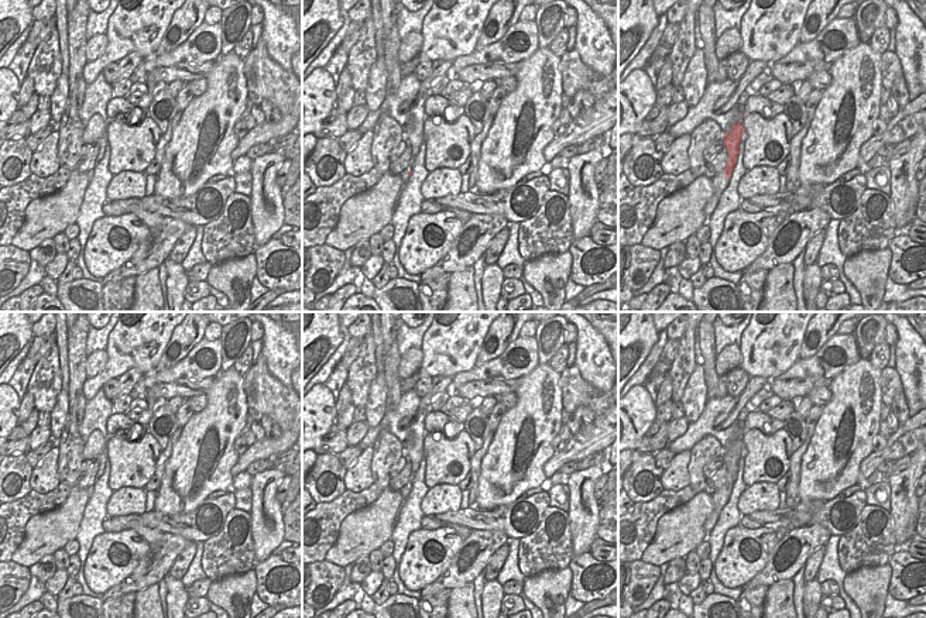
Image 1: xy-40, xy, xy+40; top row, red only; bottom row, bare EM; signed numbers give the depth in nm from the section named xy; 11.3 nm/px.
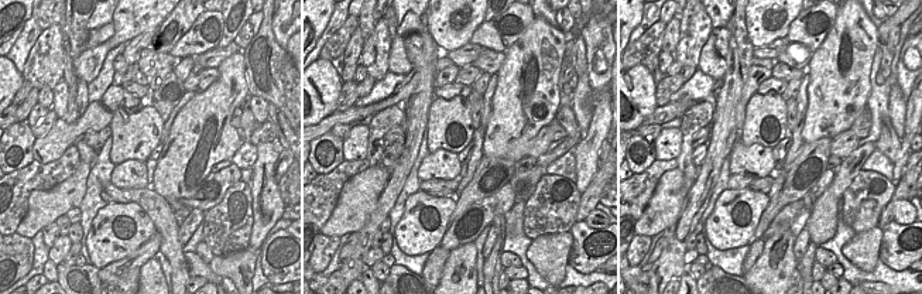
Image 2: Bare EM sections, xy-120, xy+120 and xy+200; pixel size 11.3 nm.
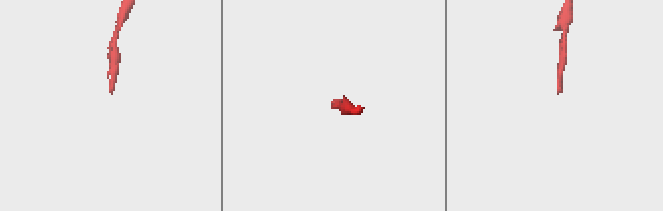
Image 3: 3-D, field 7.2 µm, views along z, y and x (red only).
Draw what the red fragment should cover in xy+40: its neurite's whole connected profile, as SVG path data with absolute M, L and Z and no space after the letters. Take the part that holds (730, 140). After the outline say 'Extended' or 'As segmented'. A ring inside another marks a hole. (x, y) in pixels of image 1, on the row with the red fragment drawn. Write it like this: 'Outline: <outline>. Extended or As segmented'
Outline: M742 120L735 121L730 127L730 130L726 134L723 134L721 141L723 141L723 147L727 151L727 162L726 162L726 166L714 178L711 178L713 195L710 196L710 199L704 206L704 213L707 217L710 217L711 213L714 212L723 190L727 188L730 182L733 168L737 164L738 144L741 141L741 133L744 130L741 123Z. Extended.

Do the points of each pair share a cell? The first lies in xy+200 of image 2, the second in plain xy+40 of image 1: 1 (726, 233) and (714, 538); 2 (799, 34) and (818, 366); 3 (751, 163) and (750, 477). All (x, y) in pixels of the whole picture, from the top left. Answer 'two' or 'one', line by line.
1: two
2: one
3: two

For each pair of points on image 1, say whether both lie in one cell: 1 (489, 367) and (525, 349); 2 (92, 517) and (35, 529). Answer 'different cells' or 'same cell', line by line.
1: same cell
2: different cells

